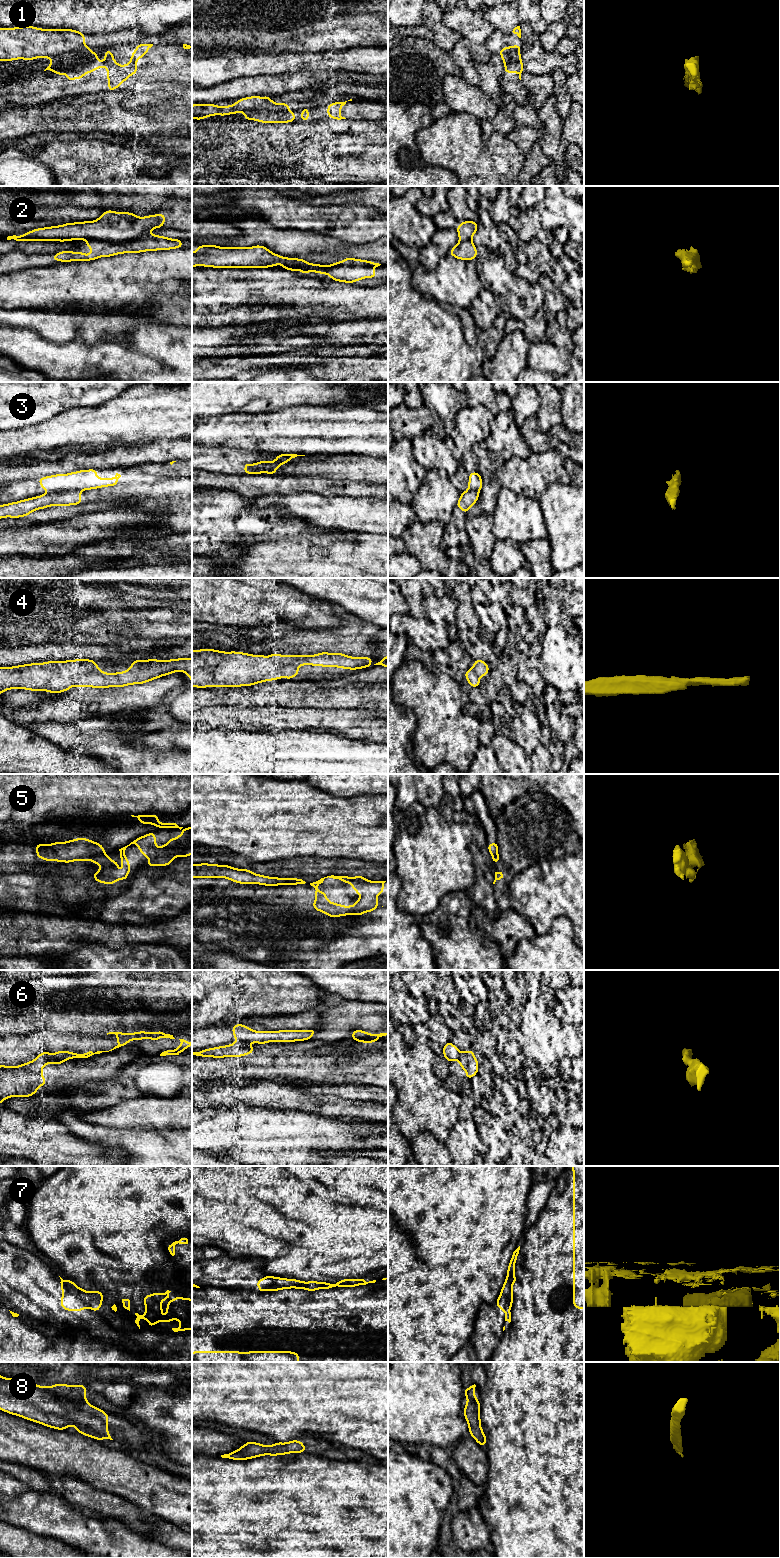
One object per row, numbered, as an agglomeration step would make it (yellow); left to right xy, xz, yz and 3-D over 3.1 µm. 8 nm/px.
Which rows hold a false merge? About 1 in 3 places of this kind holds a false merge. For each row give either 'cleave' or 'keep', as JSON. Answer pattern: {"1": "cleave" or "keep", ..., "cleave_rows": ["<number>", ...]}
{"1": "cleave", "2": "cleave", "3": "cleave", "4": "keep", "5": "cleave", "6": "cleave", "7": "cleave", "8": "keep", "cleave_rows": ["1", "2", "3", "5", "6", "7"]}

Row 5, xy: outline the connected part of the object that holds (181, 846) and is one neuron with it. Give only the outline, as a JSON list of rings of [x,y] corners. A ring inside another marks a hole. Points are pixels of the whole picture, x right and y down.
[[[138,815],[132,817],[138,818],[138,823],[141,824],[152,824],[153,826],[156,826],[157,828],[179,828],[180,830],[183,830],[183,833],[175,838],[170,838],[170,840],[163,846],[157,847],[156,846],[156,834],[155,832],[148,833],[144,836],[137,837],[133,842],[131,842],[129,845],[119,849],[120,851],[120,858],[122,859],[122,875],[118,875],[118,863],[117,861],[111,860],[107,854],[99,854],[93,856],[90,861],[98,864],[101,866],[101,868],[93,873],[93,877],[95,882],[100,882],[102,884],[115,884],[119,880],[127,880],[128,874],[131,871],[130,863],[128,861],[128,857],[124,854],[126,848],[130,846],[131,844],[136,844],[138,846],[138,850],[142,853],[143,856],[148,857],[149,861],[146,866],[153,867],[153,866],[168,866],[172,863],[173,859],[175,857],[190,857],[192,854],[192,826],[188,828],[179,827],[176,823],[169,822],[169,823],[162,823],[158,822],[157,819],[160,817],[160,815]]]

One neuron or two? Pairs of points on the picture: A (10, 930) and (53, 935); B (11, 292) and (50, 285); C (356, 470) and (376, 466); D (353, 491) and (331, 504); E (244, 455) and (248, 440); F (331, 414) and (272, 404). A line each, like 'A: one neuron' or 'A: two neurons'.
A: one neuron
B: one neuron
C: one neuron
D: two neurons
E: two neurons
F: two neurons

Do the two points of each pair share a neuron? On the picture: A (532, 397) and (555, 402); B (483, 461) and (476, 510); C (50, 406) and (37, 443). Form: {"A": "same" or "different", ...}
{"A": "different", "B": "same", "C": "different"}

